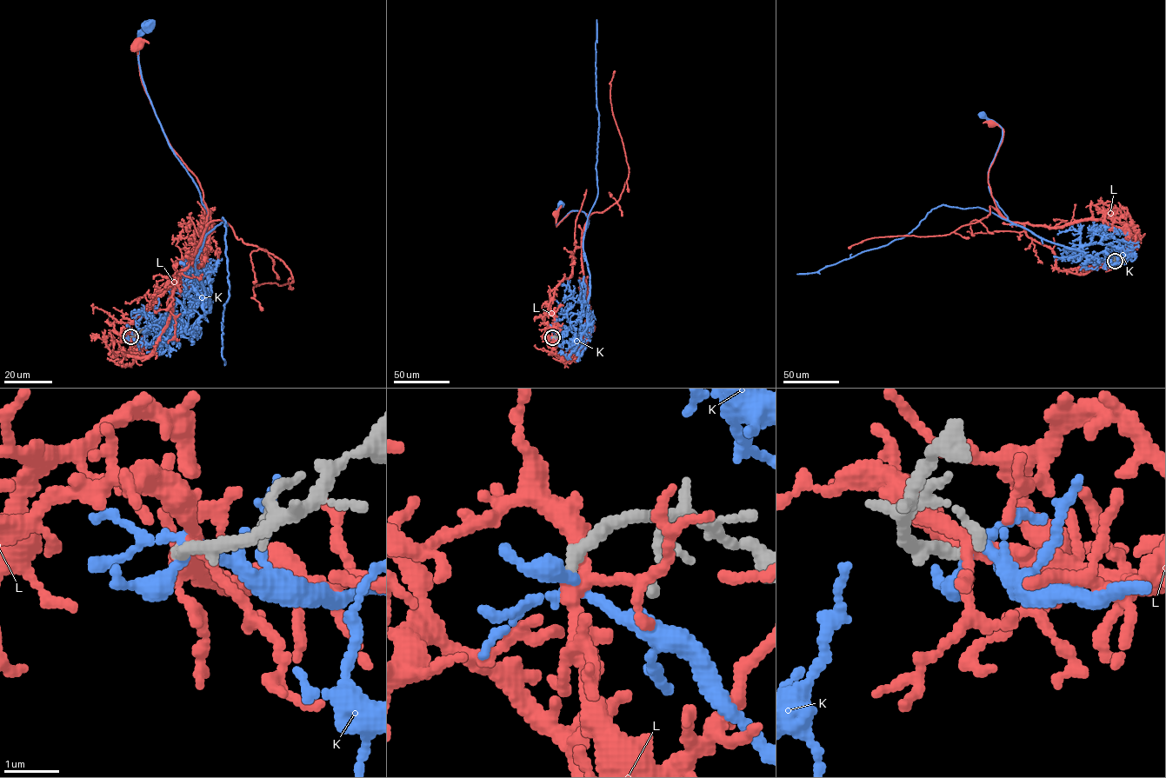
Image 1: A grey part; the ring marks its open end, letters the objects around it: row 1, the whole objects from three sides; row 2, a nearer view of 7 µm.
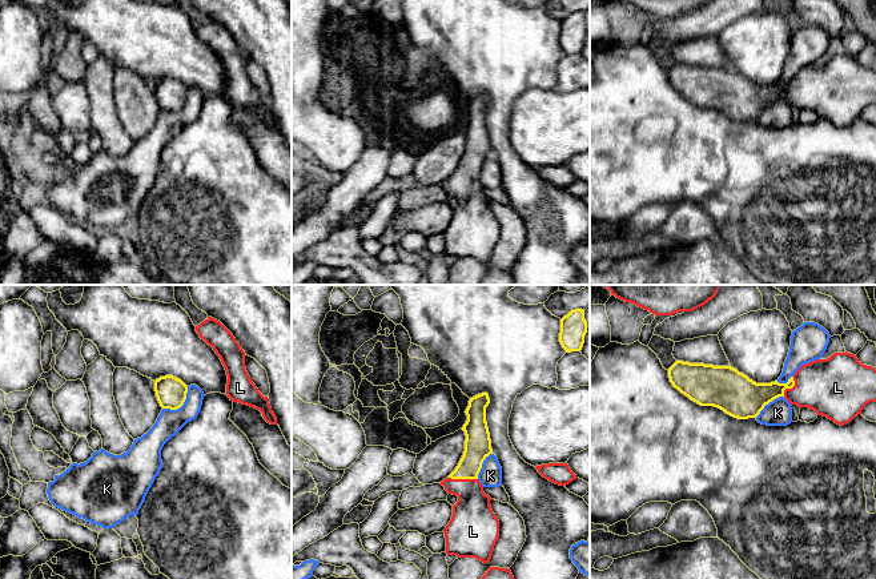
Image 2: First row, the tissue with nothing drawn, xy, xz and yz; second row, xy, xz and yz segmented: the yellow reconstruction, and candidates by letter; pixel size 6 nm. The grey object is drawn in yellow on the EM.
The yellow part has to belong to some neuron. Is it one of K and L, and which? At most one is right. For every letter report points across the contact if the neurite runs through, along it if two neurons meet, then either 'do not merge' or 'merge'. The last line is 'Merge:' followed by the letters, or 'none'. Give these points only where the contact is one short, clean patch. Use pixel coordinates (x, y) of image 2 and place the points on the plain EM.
K: border xy (188, 88), (185, 103), (179, 109), (163, 111); do not merge
L: way xz (478, 147), (463, 180), (470, 193), (473, 220); merge
Merge: L

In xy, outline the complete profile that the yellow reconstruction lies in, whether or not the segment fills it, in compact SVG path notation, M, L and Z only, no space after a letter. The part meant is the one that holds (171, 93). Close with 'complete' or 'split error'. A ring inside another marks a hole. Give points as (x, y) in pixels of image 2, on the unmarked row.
M165 77L154 83L154 93L162 110L177 112L186 101L188 88L173 77Z; complete

